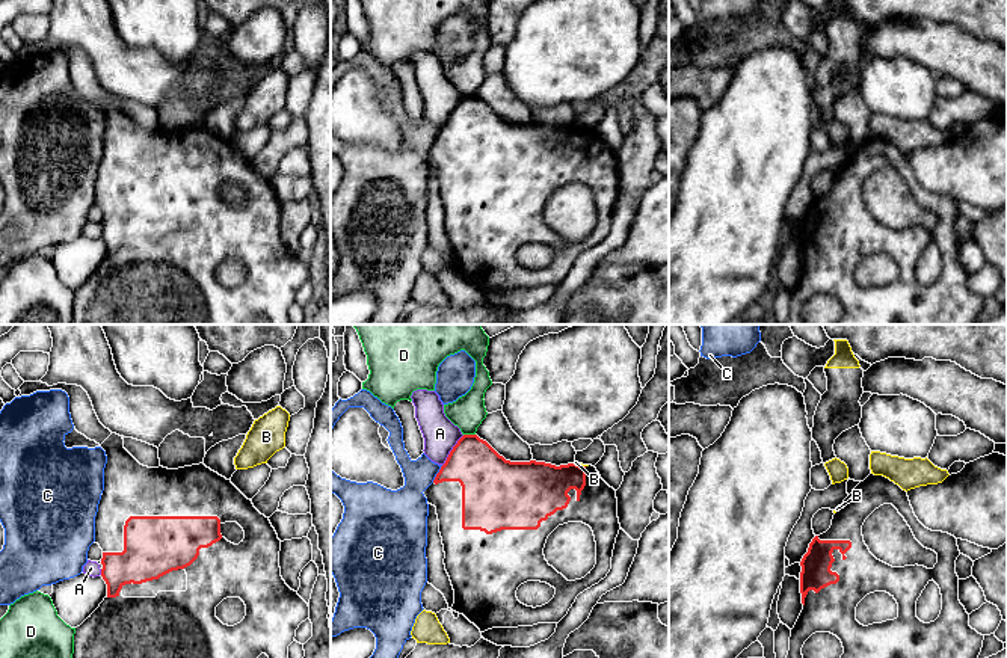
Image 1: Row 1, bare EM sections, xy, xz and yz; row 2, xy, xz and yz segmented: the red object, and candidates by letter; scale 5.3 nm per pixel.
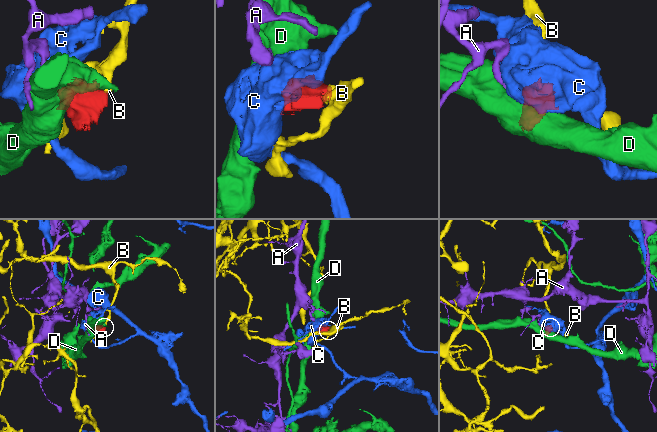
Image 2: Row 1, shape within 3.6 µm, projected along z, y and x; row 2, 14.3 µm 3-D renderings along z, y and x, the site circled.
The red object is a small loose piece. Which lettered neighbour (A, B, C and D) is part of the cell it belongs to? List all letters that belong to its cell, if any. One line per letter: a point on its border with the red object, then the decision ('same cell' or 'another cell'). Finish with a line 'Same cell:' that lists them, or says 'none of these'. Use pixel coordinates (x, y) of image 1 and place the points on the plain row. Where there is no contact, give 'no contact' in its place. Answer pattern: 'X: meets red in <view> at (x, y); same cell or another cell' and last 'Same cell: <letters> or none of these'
A: meets red in xz at (452, 112); another cell
B: meets red in xz at (578, 127); another cell
C: meets red in xz at (437, 136); another cell
D: meets red in xz at (470, 97); another cell
Same cell: none of these

